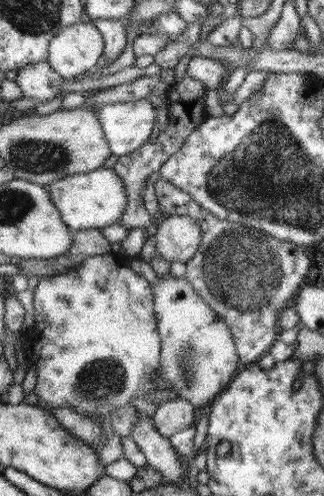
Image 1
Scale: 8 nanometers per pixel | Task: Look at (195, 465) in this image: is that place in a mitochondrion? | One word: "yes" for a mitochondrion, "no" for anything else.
no

